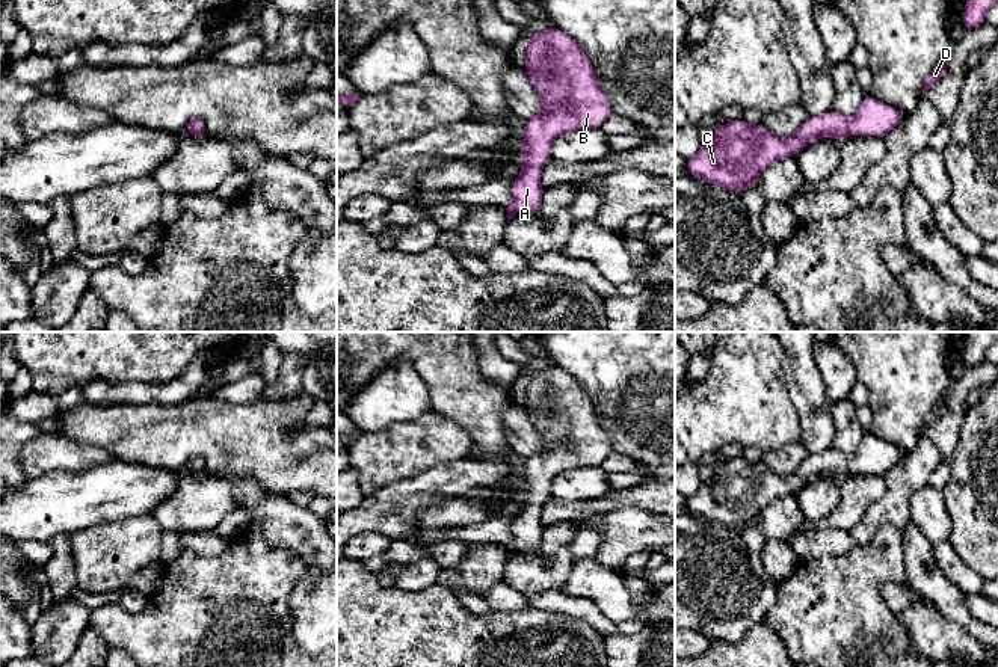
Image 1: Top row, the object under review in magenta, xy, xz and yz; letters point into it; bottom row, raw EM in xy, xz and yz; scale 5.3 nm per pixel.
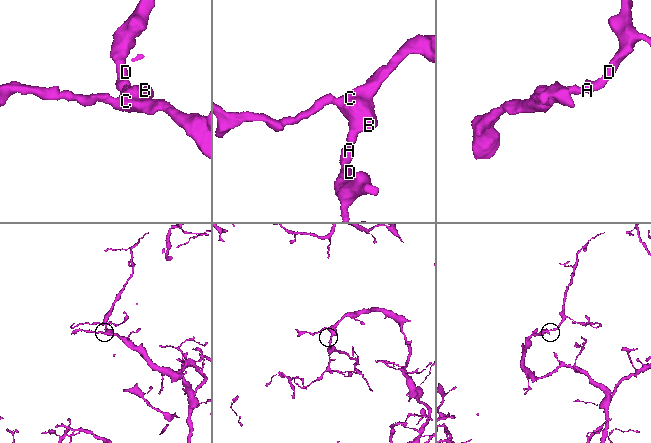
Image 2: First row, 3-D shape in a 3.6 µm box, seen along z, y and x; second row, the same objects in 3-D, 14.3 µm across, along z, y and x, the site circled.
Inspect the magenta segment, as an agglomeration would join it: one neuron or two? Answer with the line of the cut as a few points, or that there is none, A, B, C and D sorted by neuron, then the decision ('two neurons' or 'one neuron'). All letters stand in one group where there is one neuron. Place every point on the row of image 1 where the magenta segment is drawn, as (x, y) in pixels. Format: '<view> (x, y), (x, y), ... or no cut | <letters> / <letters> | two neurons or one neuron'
no cut | A B C D | one neuron

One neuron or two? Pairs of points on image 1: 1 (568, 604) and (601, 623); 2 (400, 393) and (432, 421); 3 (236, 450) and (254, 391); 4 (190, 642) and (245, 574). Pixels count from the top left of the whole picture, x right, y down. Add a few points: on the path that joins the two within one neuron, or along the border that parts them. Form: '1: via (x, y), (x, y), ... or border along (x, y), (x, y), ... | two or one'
1: via (576, 607), (585, 608), (594, 616) | one
2: border along (432, 411), (408, 423), (391, 426) | two
3: border along (216, 397), (233, 403), (252, 403), (260, 399) | two
4: via (207, 625), (242, 590) | one

